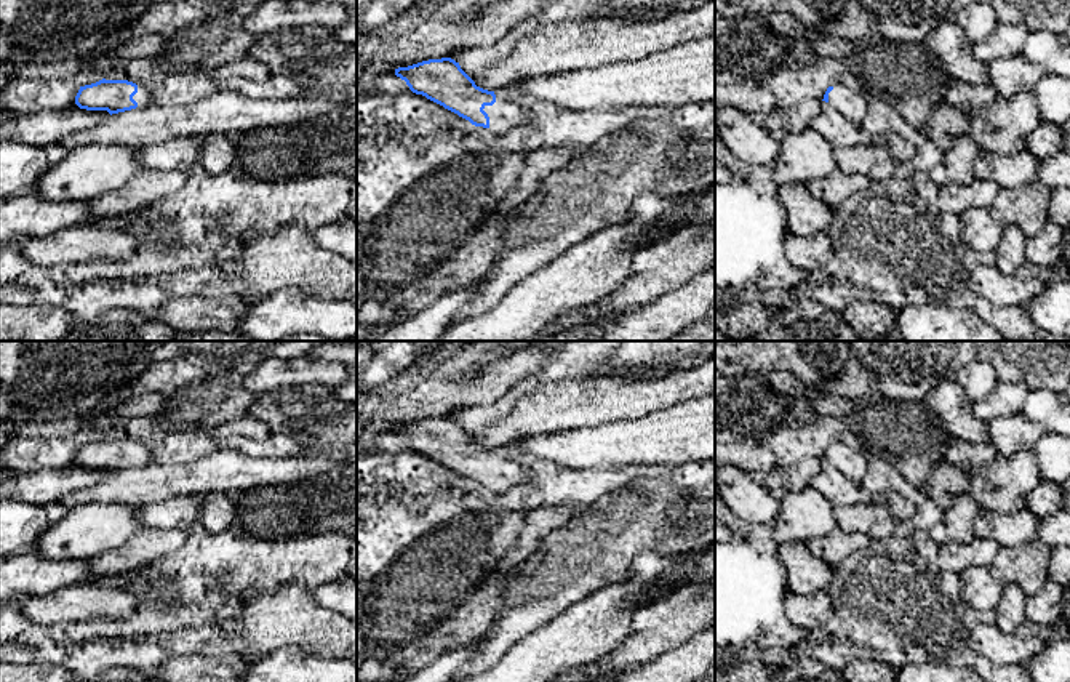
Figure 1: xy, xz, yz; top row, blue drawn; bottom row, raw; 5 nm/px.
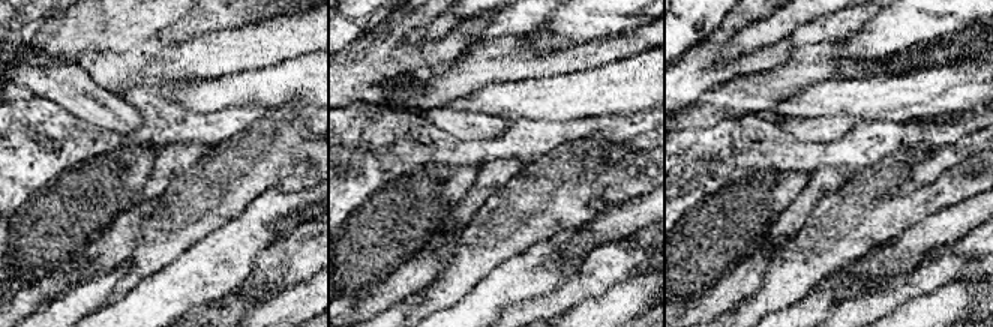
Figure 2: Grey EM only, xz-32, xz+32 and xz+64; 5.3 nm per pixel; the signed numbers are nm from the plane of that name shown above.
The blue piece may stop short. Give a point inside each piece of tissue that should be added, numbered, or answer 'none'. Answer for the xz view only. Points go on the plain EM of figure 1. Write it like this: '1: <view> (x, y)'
1: xz (504, 474)

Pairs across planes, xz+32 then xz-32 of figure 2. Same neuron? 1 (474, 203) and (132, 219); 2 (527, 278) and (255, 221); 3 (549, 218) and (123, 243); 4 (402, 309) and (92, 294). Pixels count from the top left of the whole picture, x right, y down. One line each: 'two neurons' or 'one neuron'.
1: two neurons
2: one neuron
3: two neurons
4: one neuron

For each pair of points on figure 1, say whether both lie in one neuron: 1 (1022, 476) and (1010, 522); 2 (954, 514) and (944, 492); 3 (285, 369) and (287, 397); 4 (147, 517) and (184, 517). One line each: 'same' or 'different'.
1: different
2: different
3: different
4: same

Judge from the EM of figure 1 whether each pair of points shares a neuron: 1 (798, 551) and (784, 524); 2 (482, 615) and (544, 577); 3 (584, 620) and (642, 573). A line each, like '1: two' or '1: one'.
1: two
2: two
3: one

